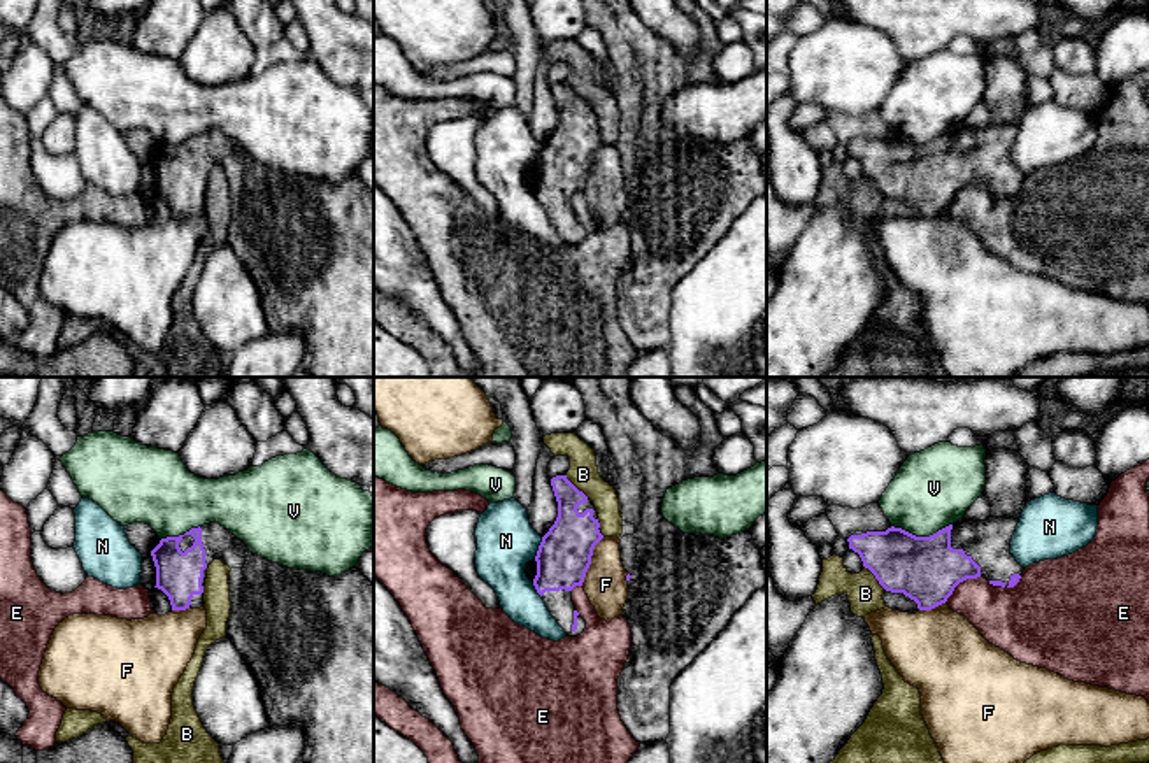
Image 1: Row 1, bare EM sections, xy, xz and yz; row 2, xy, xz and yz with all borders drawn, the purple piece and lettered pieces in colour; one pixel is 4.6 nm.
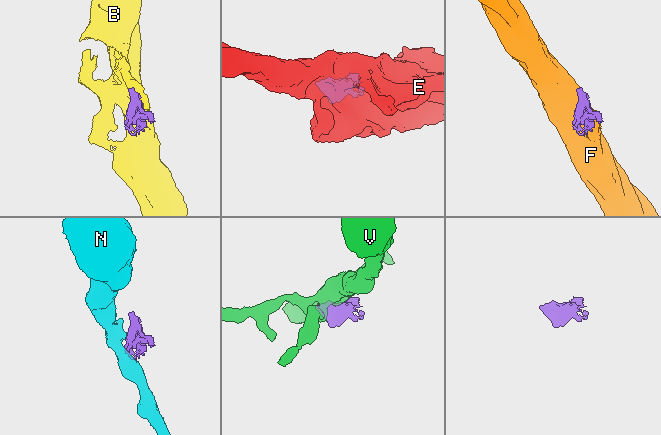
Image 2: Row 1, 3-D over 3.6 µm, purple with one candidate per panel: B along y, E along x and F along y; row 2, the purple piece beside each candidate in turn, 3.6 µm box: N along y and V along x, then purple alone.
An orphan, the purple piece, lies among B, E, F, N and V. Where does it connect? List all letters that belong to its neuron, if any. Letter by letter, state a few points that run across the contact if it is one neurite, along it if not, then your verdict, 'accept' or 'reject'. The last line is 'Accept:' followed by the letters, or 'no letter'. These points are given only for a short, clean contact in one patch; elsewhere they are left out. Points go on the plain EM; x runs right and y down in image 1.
B: line xz (565, 81), (588, 104); reject
E: reject
F: line xz (604, 144), (593, 156), (592, 171), (581, 192); reject
N: reject
V: reject
Accept: no letter

